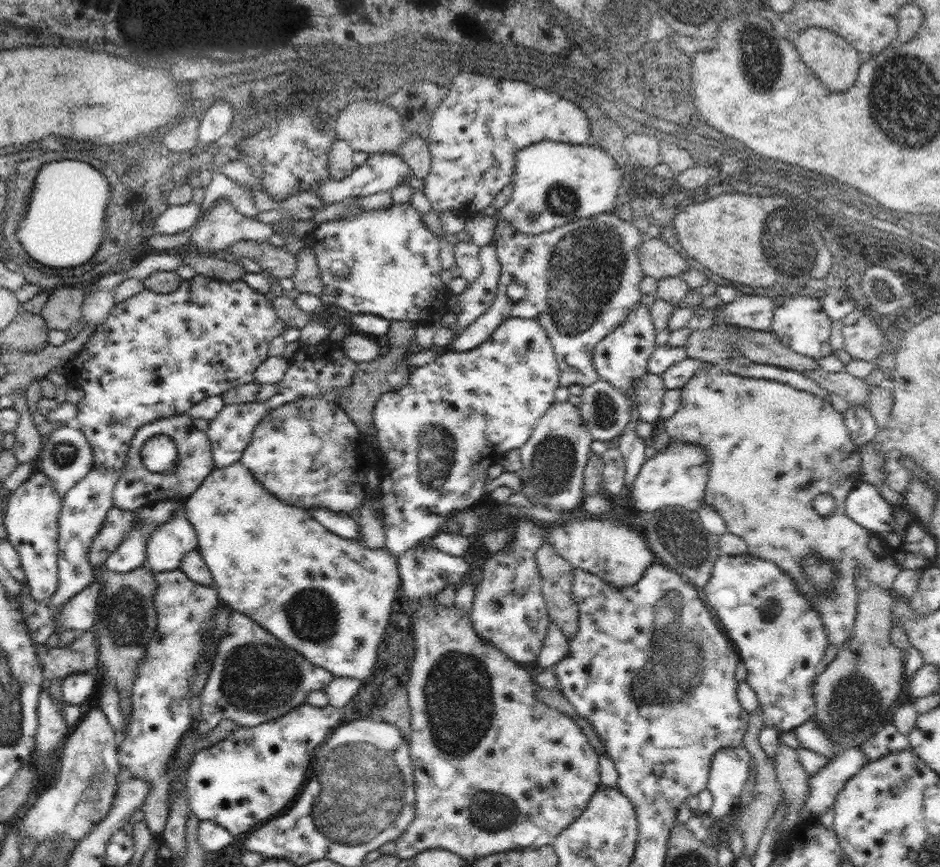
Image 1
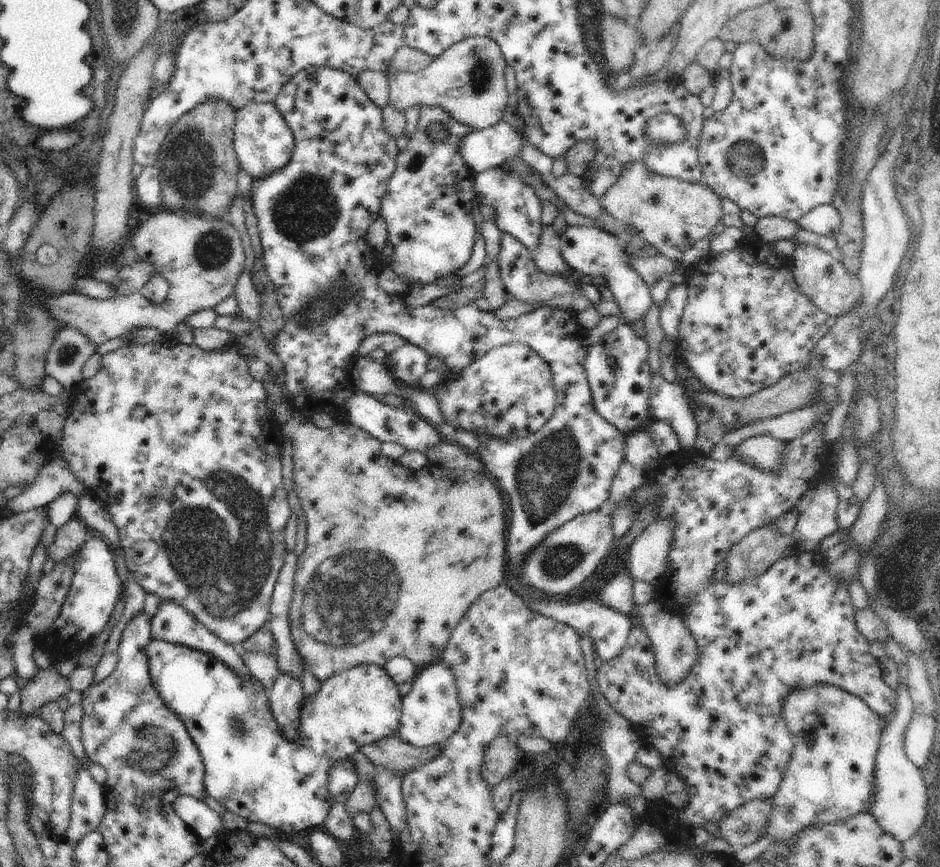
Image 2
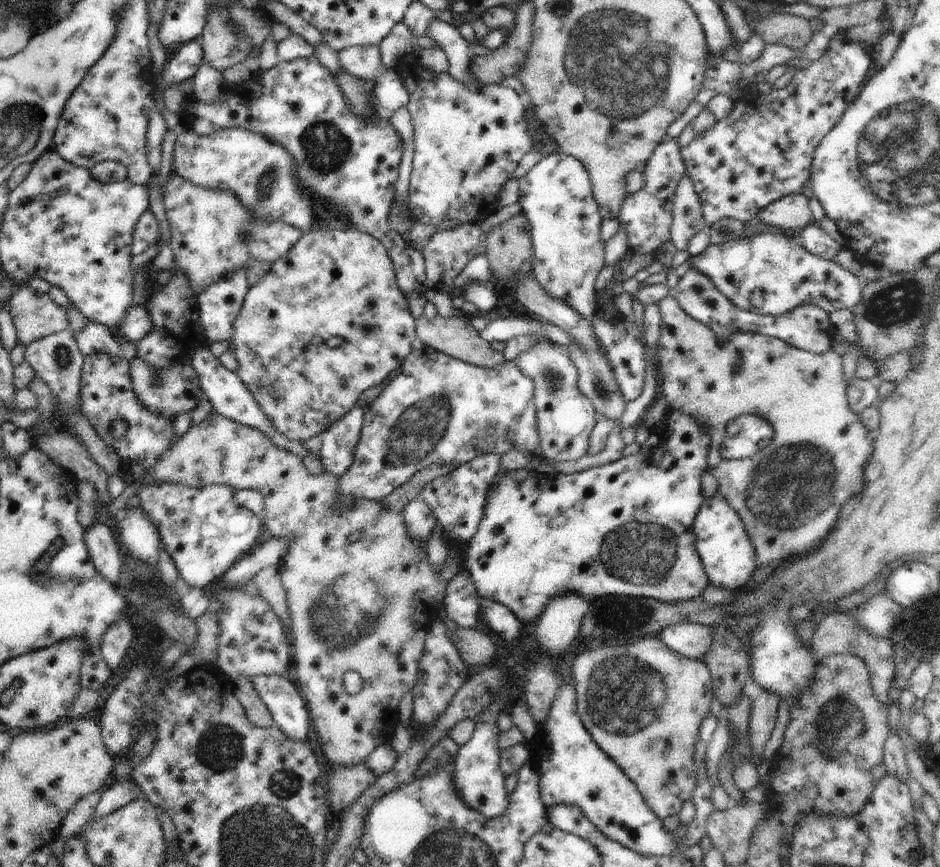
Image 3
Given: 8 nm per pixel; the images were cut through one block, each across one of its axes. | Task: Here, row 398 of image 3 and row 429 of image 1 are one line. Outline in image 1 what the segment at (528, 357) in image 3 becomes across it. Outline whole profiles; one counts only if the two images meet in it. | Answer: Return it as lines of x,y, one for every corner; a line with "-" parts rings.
555,401
553,405
540,417
536,423
532,436
519,448
522,468
517,472
520,476
522,490
528,502
532,505
543,505
544,508
558,511
571,511
583,502
584,469
589,456
592,454
591,444
593,436
589,433
584,420
581,419
579,408
569,401
563,403

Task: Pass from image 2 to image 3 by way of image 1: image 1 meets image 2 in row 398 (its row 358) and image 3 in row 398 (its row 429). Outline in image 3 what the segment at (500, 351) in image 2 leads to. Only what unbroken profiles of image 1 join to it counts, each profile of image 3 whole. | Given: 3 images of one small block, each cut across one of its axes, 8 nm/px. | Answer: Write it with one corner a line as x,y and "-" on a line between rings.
418,343
392,375
388,386
366,409
363,419
360,440
354,448
354,460
350,468
338,477
338,512
348,512
348,508
354,508
360,500
383,501
416,472
434,463
456,462
462,465
483,452
503,455
512,448
539,453
534,382
516,368
513,360
506,360
496,368
482,368

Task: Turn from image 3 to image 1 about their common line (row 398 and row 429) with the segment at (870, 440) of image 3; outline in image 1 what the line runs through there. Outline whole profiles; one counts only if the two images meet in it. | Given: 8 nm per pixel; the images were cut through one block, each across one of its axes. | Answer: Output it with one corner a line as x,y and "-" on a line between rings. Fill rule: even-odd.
707,363
681,388
678,412
664,420
672,441
705,448
711,464
705,502
720,513
727,531
742,538
752,556
770,560
788,573
820,613
829,644
838,649
852,636
855,627
859,597
857,564
872,584
890,590
902,569
892,556
882,558
874,554
868,548
872,532
846,514
847,494
862,480
863,468
860,448
852,440
844,417
824,397
777,380
724,372
720,364
-
822,493
835,498
835,509
828,516
813,507
813,500
-
809,554
820,555
835,566
837,580
833,592
815,588
803,573
803,562

